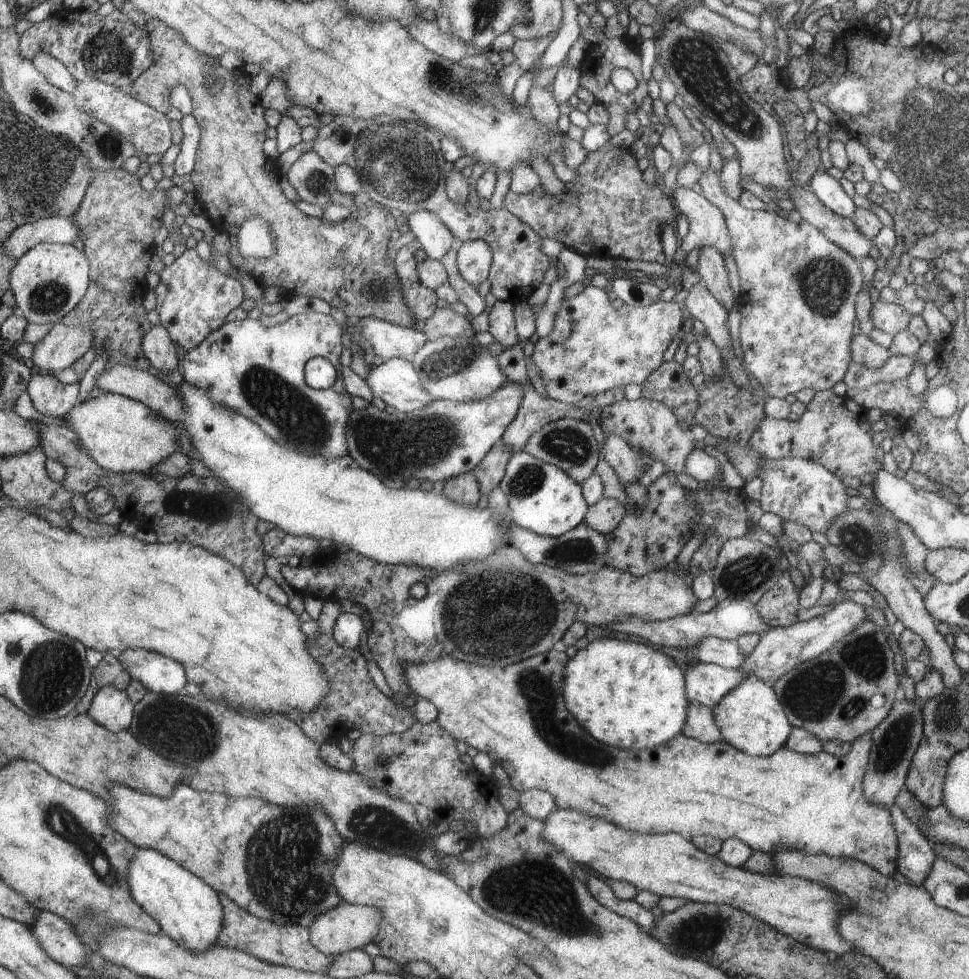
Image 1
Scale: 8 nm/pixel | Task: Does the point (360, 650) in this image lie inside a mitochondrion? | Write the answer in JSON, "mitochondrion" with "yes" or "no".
{"mitochondrion":"no"}

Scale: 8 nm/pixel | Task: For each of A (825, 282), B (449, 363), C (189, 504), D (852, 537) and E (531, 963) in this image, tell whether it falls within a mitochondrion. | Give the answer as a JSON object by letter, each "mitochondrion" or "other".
{"A":"mitochondrion","B":"mitochondrion","C":"mitochondrion","D":"mitochondrion","E":"other"}

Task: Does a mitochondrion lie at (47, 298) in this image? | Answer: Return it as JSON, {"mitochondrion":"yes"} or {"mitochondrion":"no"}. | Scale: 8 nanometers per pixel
{"mitochondrion":"yes"}

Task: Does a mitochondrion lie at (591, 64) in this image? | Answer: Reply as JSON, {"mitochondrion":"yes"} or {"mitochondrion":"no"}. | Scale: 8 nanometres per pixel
{"mitochondrion":"no"}

